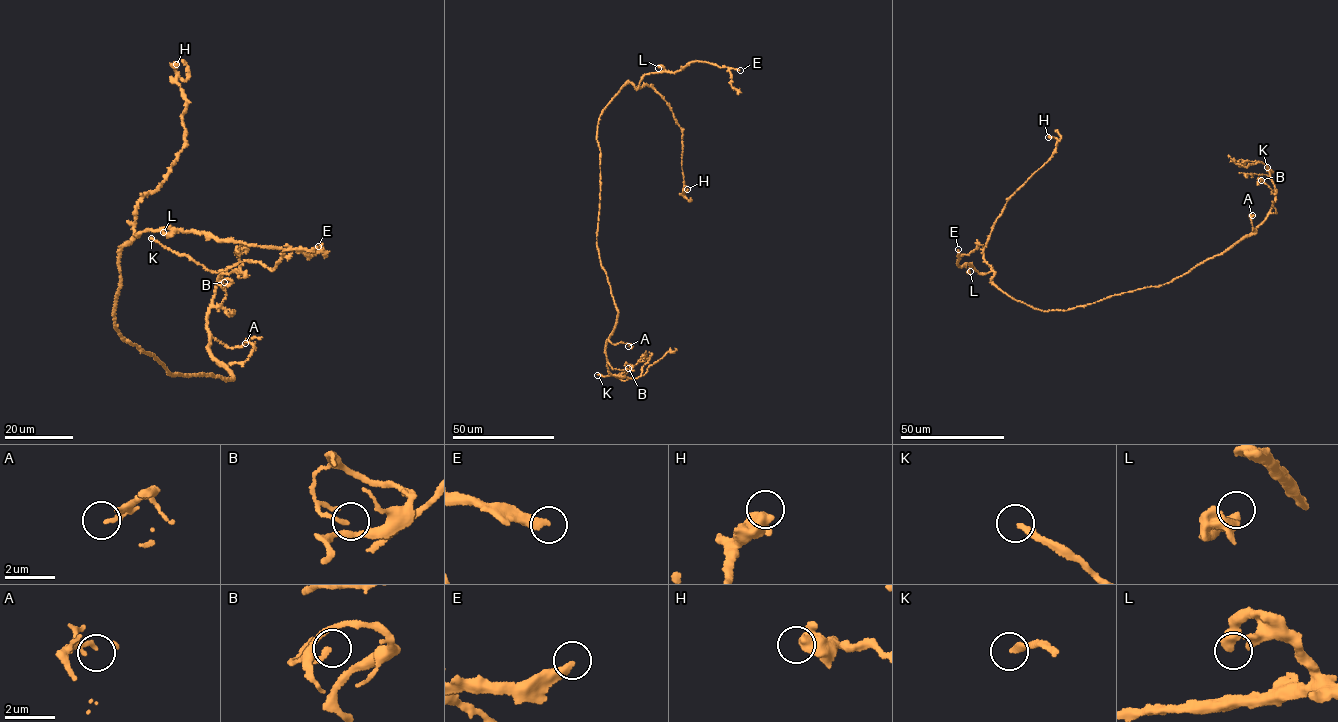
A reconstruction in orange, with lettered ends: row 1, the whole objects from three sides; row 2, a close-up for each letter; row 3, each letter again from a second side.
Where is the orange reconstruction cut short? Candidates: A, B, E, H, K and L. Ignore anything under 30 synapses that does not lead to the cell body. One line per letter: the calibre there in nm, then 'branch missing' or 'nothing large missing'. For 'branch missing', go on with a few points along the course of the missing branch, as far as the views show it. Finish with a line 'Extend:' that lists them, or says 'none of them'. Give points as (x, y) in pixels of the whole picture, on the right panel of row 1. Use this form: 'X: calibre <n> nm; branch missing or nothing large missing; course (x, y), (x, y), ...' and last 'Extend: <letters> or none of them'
A: calibre 160 nm; nothing large missing
B: calibre 180 nm; nothing large missing
E: calibre 320 nm; branch missing; course (958, 249), (959, 245), (954, 239), (963, 229), (966, 208)
H: calibre 650 nm; nothing large missing
K: calibre 240 nm; branch missing
L: calibre 440 nm; nothing large missing
Extend: E, K

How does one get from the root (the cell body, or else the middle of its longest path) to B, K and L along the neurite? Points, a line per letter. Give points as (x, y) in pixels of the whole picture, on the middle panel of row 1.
B: (601, 177), (597, 246), (619, 314), (606, 346), (607, 366), (617, 375), (632, 366), (625, 364), (628, 368)
K: (601, 177), (597, 246), (619, 314), (606, 346), (607, 366), (612, 375), (628, 378), (597, 375)
L: (601, 177), (597, 136), (601, 111), (624, 85), (630, 82), (636, 88), (645, 75), (665, 70), (658, 68)

